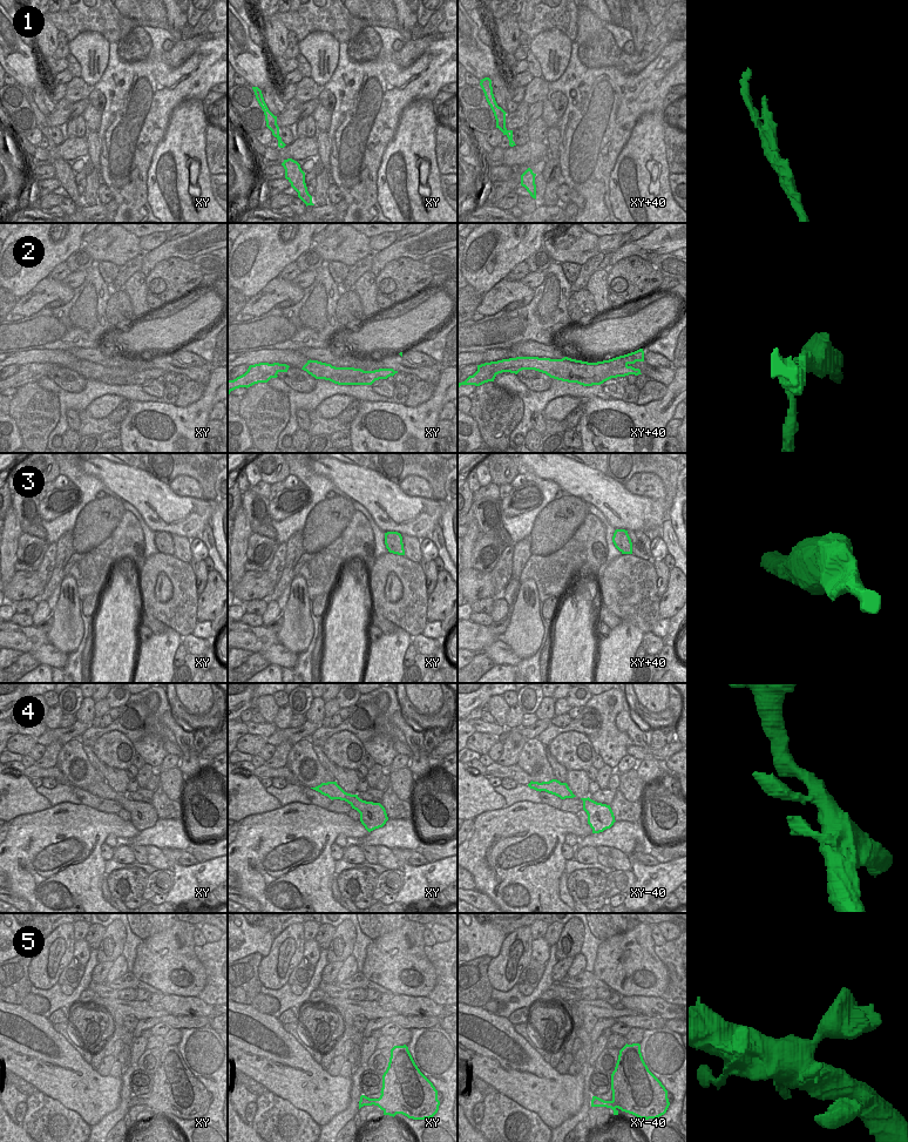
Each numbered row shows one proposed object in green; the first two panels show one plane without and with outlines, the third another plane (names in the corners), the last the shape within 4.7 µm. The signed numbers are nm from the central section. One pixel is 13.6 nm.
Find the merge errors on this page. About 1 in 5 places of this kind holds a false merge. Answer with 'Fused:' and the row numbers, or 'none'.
Fused: 2

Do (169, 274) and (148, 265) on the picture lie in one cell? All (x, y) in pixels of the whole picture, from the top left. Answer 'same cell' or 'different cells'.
different cells

